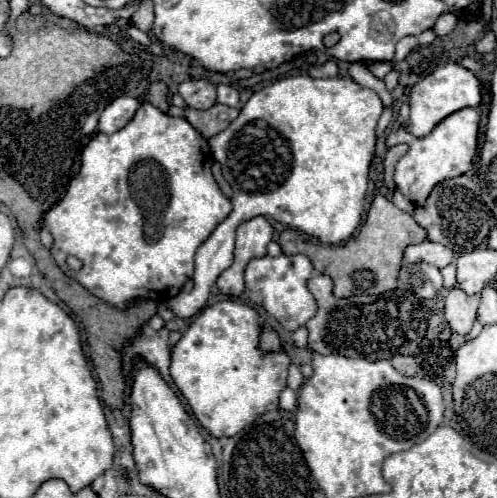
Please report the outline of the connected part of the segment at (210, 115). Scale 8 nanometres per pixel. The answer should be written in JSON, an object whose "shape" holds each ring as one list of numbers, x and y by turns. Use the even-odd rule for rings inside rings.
{"shape":[[215,104,207,110,185,108,185,114,187,114,187,120,193,124,193,128,197,128,205,138,211,138,217,132,225,130,239,116,239,108]]}

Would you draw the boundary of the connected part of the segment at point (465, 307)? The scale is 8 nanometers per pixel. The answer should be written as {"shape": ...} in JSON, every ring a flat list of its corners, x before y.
{"shape":[[461,288,449,290,445,298,445,318,453,332,467,334,475,322,477,308,481,304,481,296,467,296]]}

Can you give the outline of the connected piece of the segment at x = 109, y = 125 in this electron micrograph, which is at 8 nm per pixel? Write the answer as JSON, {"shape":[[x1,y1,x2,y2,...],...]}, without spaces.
{"shape":[[121,96,121,98,113,100,99,118,99,132,113,134,113,132,121,130,133,118,133,114,139,106,141,106,141,102,133,96]]}

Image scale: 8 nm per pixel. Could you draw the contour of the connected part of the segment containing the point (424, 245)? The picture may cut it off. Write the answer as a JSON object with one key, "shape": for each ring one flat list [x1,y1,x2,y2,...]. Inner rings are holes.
{"shape":[[425,240,405,250,405,262,427,262,427,264,435,264,437,268,445,268,447,264,453,262,453,252,443,244]]}

